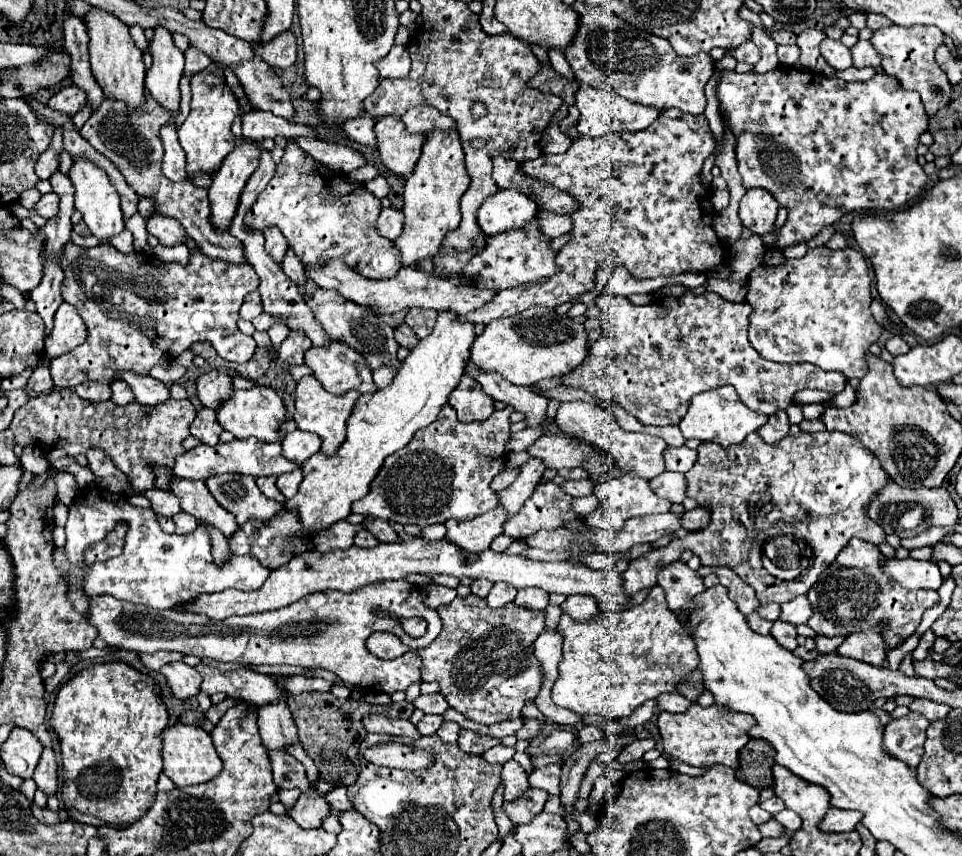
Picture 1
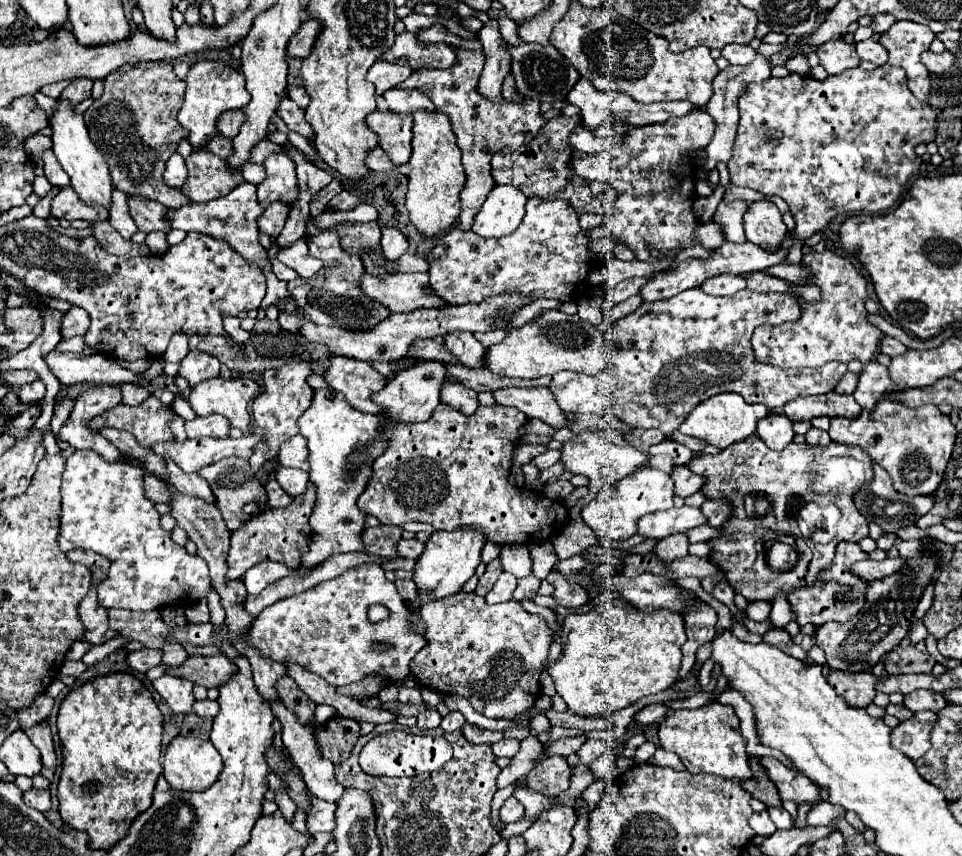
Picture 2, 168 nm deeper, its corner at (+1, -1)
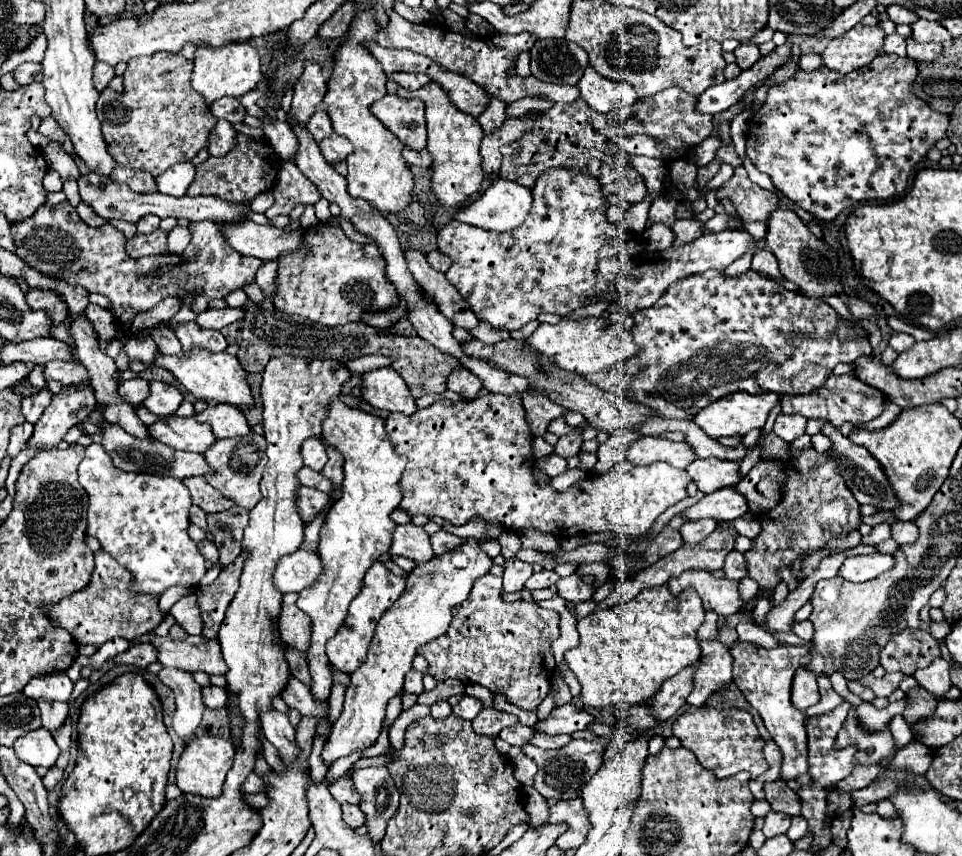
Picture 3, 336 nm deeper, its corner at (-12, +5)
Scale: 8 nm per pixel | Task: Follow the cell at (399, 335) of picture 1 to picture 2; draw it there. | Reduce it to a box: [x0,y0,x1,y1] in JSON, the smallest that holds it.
[409,339,458,364]

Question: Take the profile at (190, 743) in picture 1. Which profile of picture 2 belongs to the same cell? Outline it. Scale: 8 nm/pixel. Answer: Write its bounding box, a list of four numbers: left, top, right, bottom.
[163,736,223,792]

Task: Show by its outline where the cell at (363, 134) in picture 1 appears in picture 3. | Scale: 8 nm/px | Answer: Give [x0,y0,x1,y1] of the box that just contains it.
[404,148,430,166]

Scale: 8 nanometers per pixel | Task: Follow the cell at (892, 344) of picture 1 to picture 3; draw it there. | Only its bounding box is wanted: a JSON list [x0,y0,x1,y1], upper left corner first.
[890,332,916,352]

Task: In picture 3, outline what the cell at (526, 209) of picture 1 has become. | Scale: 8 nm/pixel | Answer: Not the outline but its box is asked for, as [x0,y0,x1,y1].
[458,178,532,232]

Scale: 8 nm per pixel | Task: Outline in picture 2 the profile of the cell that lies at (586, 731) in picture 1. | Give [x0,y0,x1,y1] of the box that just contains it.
[545,736,587,756]

